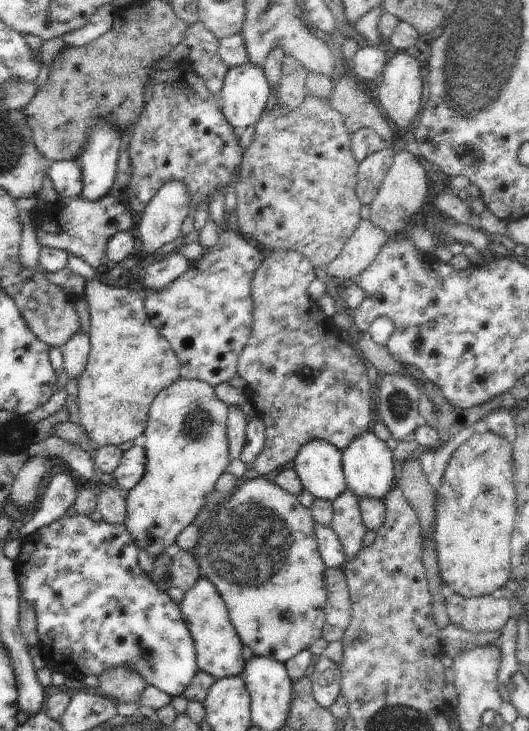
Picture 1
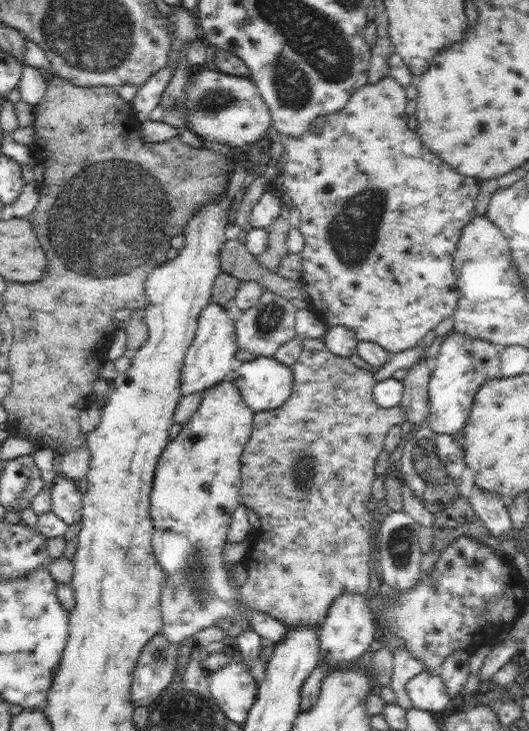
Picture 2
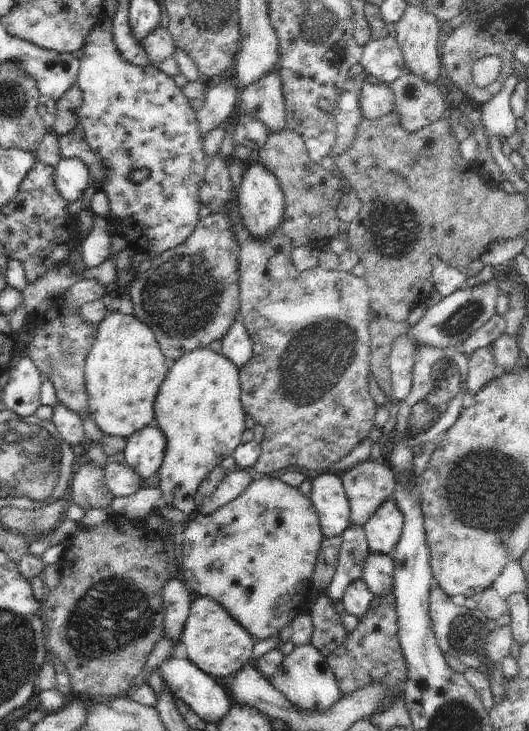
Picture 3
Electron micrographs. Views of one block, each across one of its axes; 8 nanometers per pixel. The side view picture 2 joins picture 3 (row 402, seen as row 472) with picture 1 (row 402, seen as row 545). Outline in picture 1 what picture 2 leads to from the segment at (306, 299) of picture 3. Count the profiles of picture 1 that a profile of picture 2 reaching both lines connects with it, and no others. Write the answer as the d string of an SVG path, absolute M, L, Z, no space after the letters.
M261 246L261 250L265 252L265 260L261 262L261 266L257 268L257 272L253 274L253 280L251 280L251 298L253 298L253 326L251 326L251 336L249 336L249 340L247 340L241 356L239 356L239 360L237 360L237 376L239 376L241 380L245 380L245 384L247 384L247 386L245 386L245 394L247 394L249 402L255 406L257 418L261 418L261 422L265 424L265 444L263 444L261 454L257 456L257 460L253 460L253 464L251 464L251 468L259 474L259 478L265 476L265 474L269 474L269 472L273 472L273 470L277 470L277 468L281 468L281 466L287 468L287 464L295 460L299 448L301 448L305 442L309 442L309 440L325 440L327 444L333 444L339 452L343 452L357 436L361 436L363 432L369 430L369 422L371 422L371 418L373 418L373 408L375 408L375 406L371 404L371 400L369 400L369 398L371 398L371 392L375 390L375 386L371 386L369 380L367 380L367 372L365 372L367 364L361 362L361 360L363 360L361 354L355 352L353 346L349 346L349 344L341 338L341 332L339 332L339 328L333 324L333 320L321 310L321 306L319 306L313 298L307 296L307 288L309 288L311 280L315 280L315 268L313 268L311 260L307 260L301 252L295 252L295 250L289 250L289 252L277 250L277 252L273 252L273 250L267 250L267 248L263 248L263 246Z

